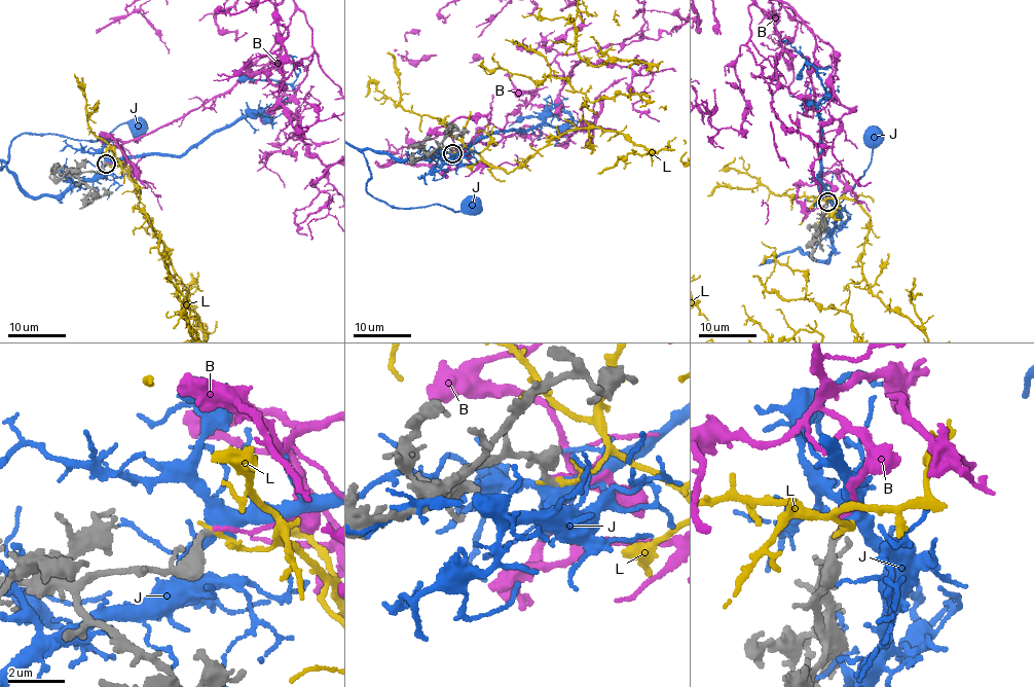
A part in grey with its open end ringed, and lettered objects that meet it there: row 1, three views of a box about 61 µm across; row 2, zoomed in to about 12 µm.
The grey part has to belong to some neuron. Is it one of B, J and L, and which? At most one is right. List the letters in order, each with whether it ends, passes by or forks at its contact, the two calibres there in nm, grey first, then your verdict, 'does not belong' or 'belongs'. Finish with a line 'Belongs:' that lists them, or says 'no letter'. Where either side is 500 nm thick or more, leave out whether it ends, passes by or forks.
B: it ends; calibres 240 and 120 nm; does not belong
J: it forks; calibres 240 and 440 nm; does not belong
L: it ends; calibres 240 and 160 nm; does not belong
Belongs: no letter

